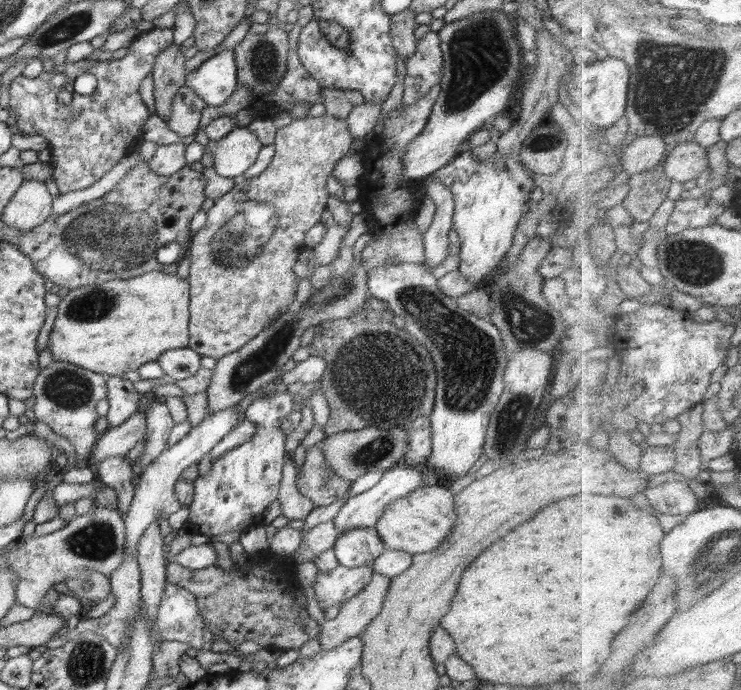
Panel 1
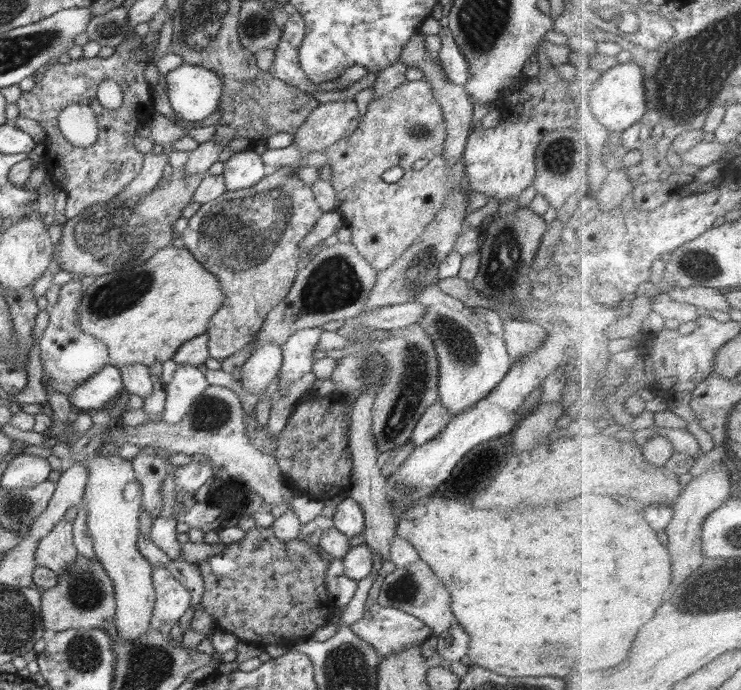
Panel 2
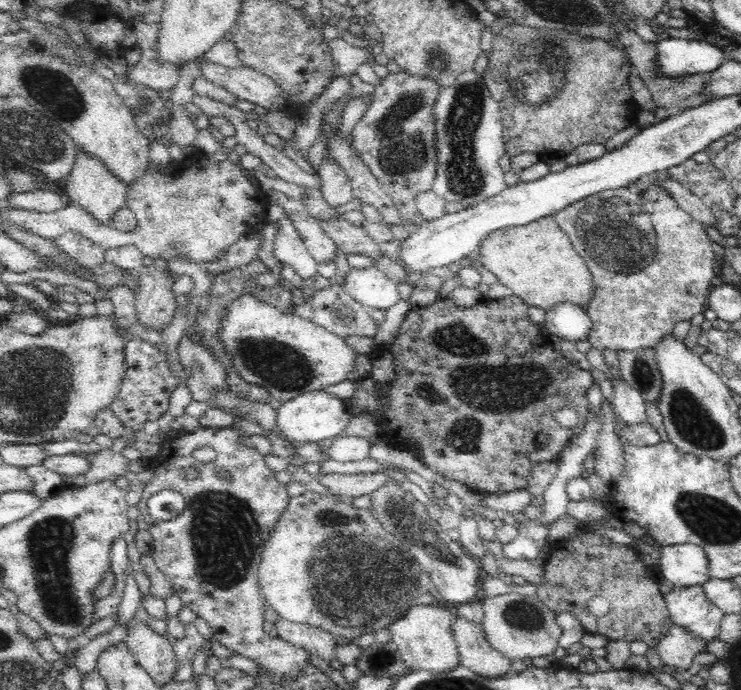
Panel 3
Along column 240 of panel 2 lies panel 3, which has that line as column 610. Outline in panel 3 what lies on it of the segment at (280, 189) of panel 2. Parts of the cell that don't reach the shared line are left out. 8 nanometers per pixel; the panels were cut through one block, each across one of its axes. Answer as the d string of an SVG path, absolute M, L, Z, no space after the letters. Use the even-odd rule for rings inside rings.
M648 175L639 178L627 187L597 192L596 194L587 196L584 200L567 206L564 210L552 215L552 217L559 224L559 227L569 236L574 250L585 260L592 275L593 295L585 309L592 321L592 330L588 341L592 344L592 347L598 349L598 351L603 352L606 349L610 349L616 352L624 352L624 350L656 348L656 346L660 344L660 339L664 339L664 336L668 336L673 332L676 324L682 320L690 321L699 312L702 313L707 309L707 298L712 287L717 283L719 270L719 257L714 253L714 249L712 249L712 240L704 230L702 223L694 219L690 213L684 211L684 209L676 203L674 197L672 197L664 187L660 187L658 183L650 180Z

